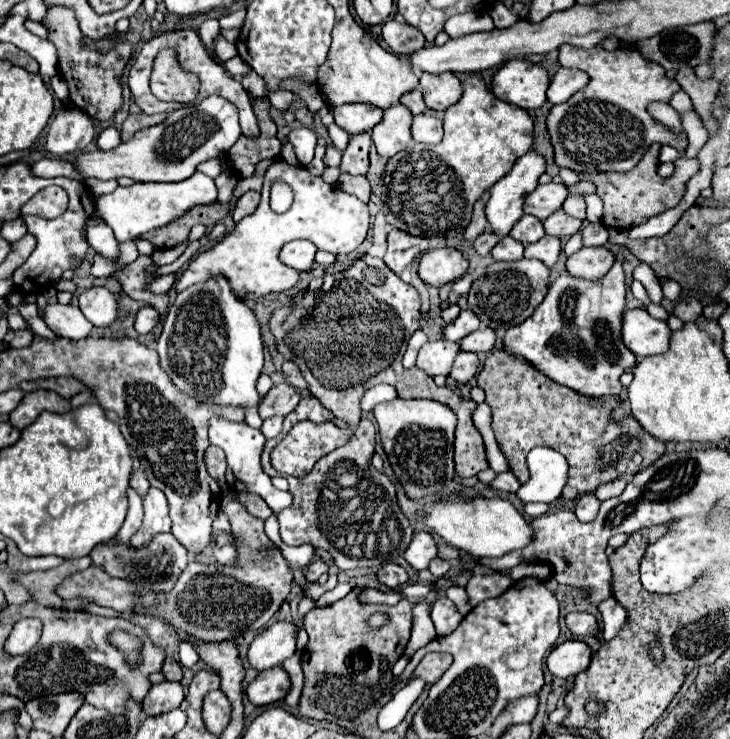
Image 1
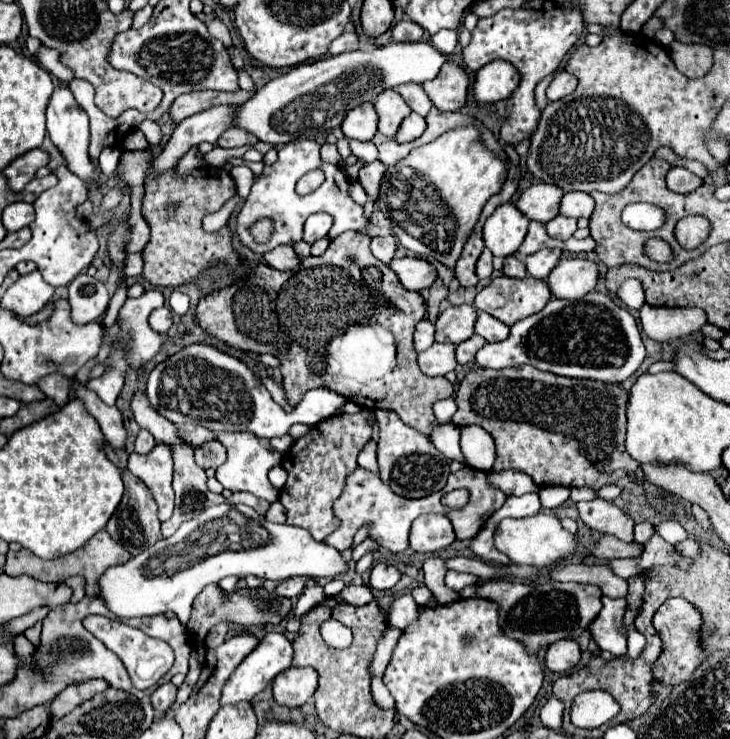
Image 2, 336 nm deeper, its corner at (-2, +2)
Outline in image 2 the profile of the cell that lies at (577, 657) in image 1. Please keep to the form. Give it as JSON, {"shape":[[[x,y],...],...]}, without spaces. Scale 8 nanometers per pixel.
{"shape":[[[559,640],[547,648],[543,662],[551,672],[565,674],[579,662],[579,658],[581,658],[581,648],[575,640]]]}

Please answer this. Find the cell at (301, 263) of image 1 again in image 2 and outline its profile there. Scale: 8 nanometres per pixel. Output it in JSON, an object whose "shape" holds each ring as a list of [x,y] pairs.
{"shape":[[[323,212],[311,214],[307,218],[307,222],[305,222],[305,236],[303,236],[303,240],[309,242],[309,244],[319,240],[331,230],[331,226],[333,226],[333,218],[329,214],[323,214]]]}

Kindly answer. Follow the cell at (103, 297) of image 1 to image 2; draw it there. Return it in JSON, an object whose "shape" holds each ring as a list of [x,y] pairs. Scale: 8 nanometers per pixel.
{"shape":[[[85,272],[79,274],[69,284],[69,306],[71,306],[71,320],[79,326],[87,322],[99,320],[109,304],[109,292],[103,282],[87,276]]]}

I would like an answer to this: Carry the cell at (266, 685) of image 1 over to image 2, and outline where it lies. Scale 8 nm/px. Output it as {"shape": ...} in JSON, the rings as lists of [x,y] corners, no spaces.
{"shape":[[[287,668],[273,680],[273,696],[281,706],[299,708],[317,690],[317,674],[311,668]]]}

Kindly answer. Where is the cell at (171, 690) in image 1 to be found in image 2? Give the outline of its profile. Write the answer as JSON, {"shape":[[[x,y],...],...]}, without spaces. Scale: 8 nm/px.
{"shape":[[[167,682],[167,684],[161,684],[153,694],[151,694],[151,704],[155,710],[159,712],[167,712],[167,708],[175,702],[175,694],[177,694],[177,686]]]}

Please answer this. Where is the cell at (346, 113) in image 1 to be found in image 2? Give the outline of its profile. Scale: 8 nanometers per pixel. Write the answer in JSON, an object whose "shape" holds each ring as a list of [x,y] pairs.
{"shape":[[[371,102],[357,106],[355,110],[351,110],[343,124],[341,130],[347,138],[355,138],[355,140],[371,140],[377,132],[377,114]]]}

